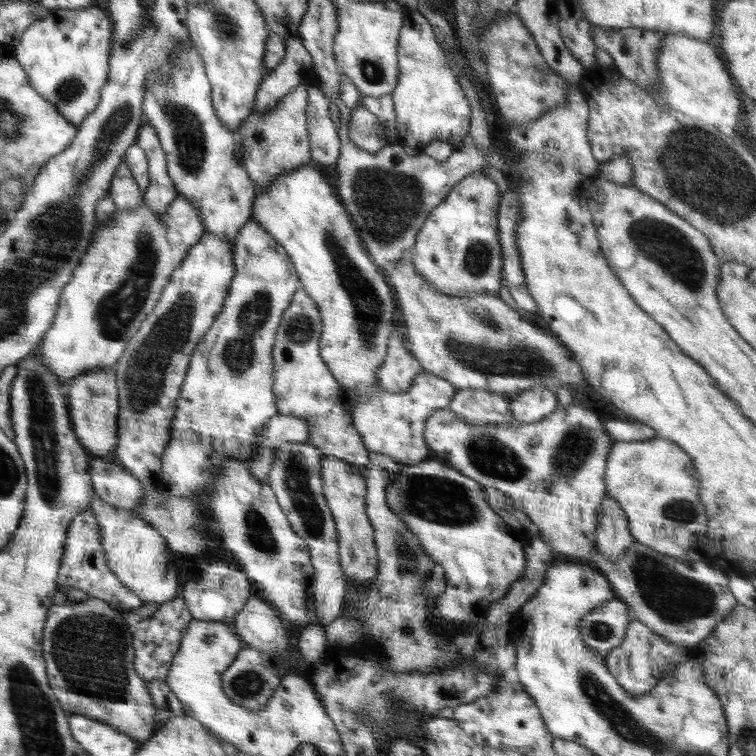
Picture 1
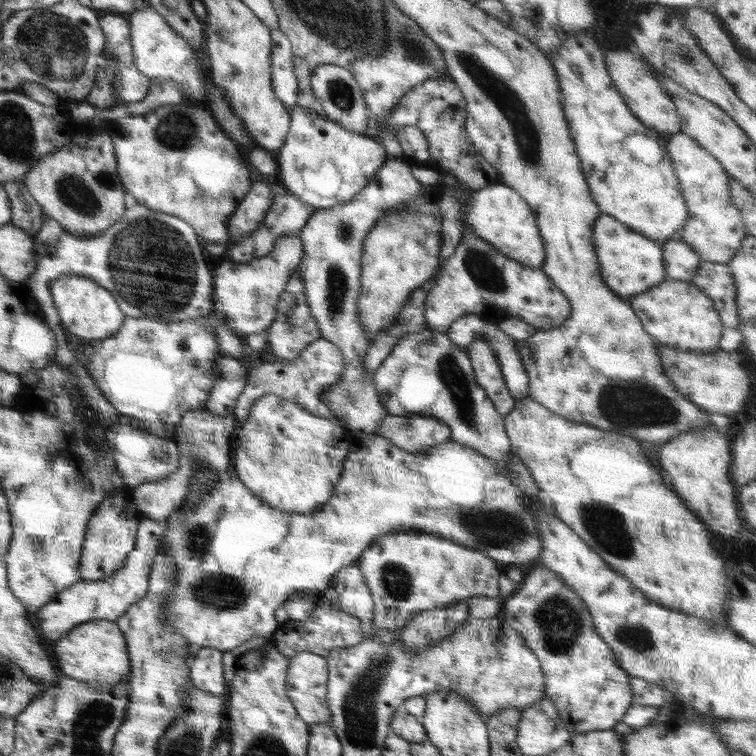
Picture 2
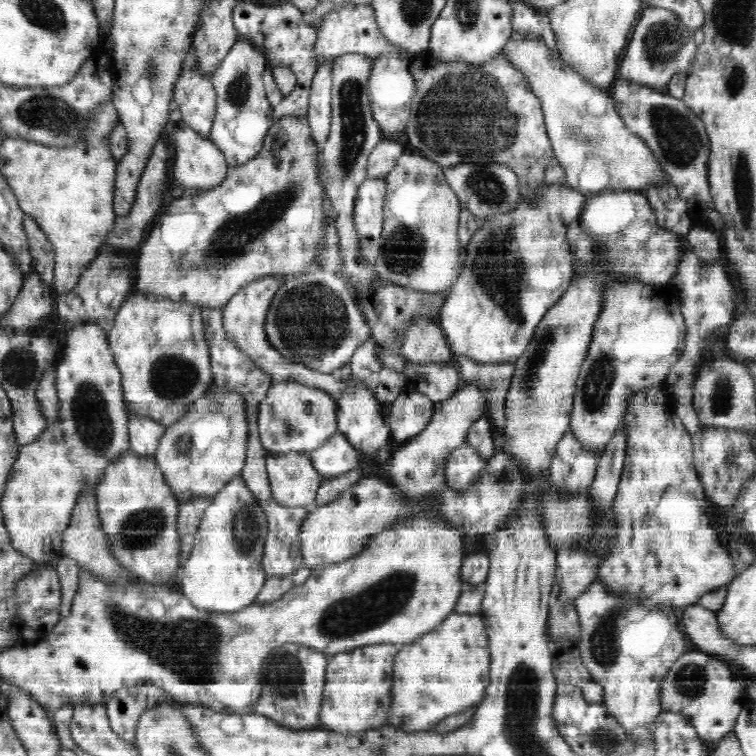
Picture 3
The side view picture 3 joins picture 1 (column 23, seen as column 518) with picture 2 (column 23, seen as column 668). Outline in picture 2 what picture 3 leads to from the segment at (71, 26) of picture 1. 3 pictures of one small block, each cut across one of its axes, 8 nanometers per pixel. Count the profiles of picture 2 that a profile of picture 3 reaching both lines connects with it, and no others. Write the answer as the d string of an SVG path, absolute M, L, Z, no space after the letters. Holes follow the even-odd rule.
M107 130L92 134L86 146L67 142L43 156L23 178L43 213L74 236L96 236L108 230L126 212L130 200L117 173L111 136Z

